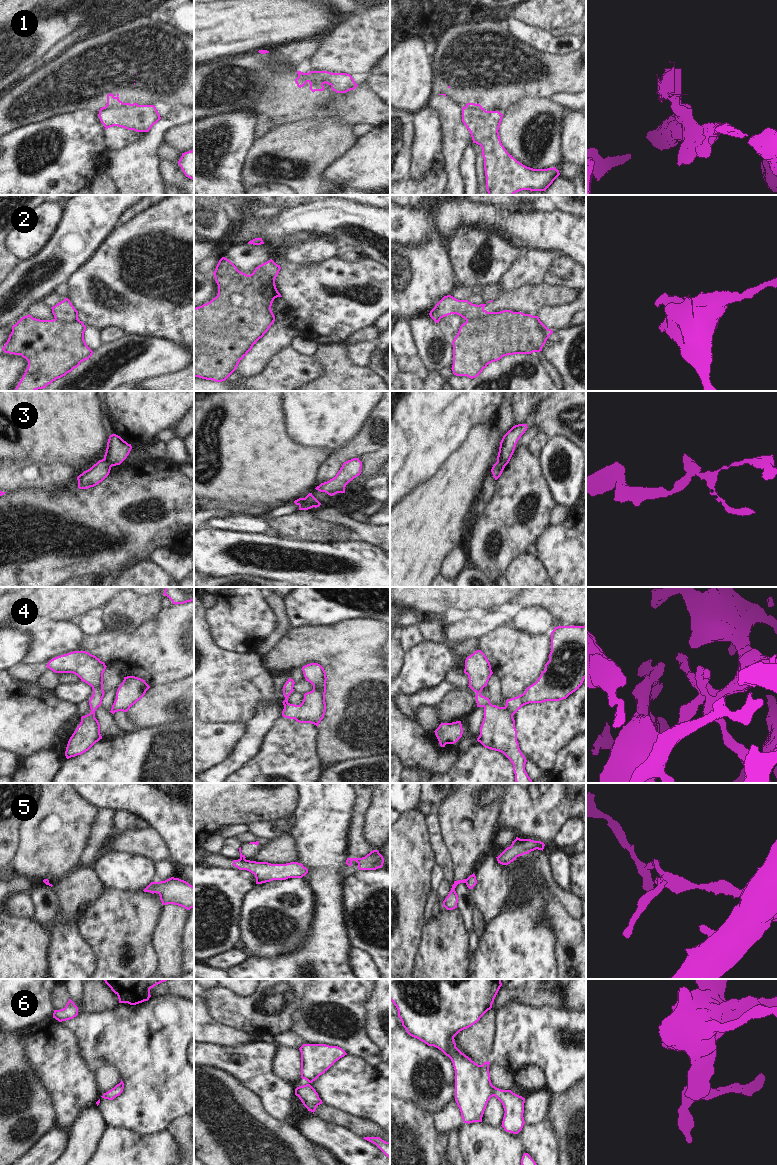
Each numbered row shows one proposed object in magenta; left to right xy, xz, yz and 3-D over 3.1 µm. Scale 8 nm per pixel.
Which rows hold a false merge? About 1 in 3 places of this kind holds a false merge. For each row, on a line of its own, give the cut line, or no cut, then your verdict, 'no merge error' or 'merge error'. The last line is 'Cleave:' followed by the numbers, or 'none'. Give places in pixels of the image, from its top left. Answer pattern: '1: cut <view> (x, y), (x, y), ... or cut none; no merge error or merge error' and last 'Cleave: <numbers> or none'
1: cut xy (137, 104), (131, 107), (112, 107), (99, 113); merge error
2: cut xz (258, 266), (273, 280), (271, 286); merge error
3: cut yz (497, 460), (500, 460), (505, 465); merge error
4: cut none; no merge error
5: cut yz (466, 879), (464, 882); merge error
6: cut none; no merge error
Cleave: 1, 2, 3, 5

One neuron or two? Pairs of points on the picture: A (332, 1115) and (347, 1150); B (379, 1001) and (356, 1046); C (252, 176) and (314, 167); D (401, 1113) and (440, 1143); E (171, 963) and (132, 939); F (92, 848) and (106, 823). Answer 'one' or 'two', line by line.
A: two
B: two
C: one
D: one
E: two
F: one

